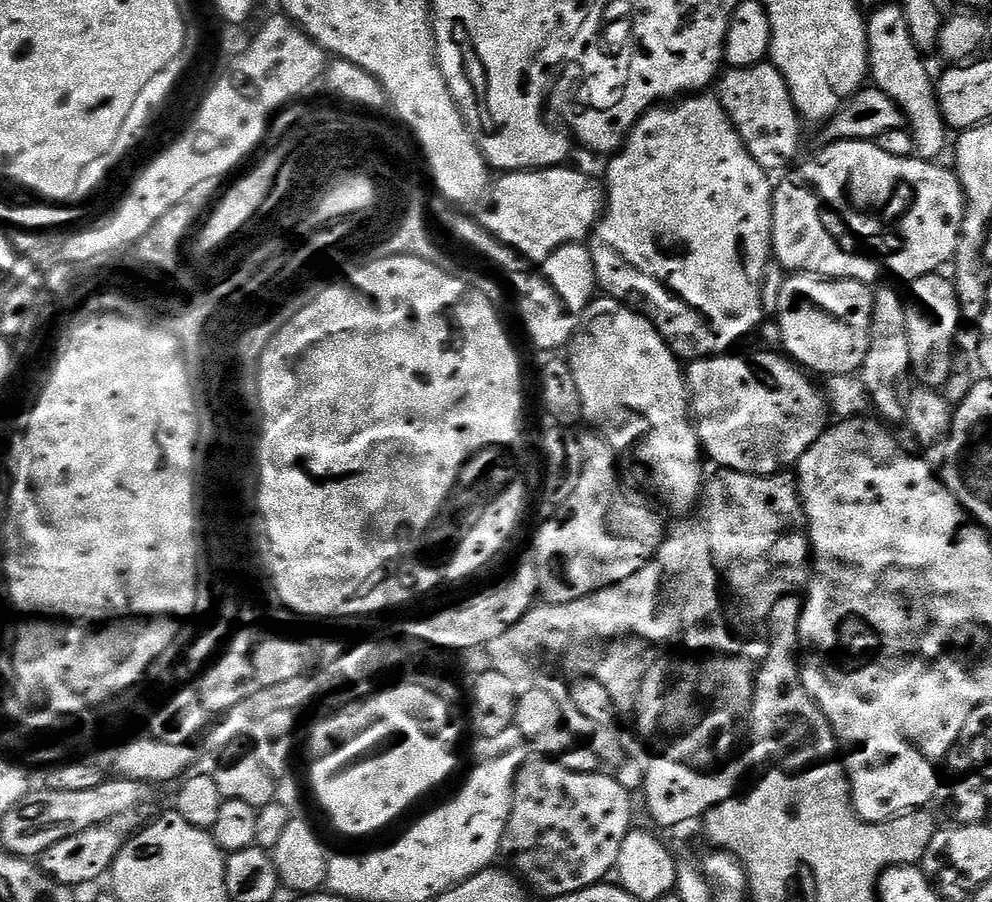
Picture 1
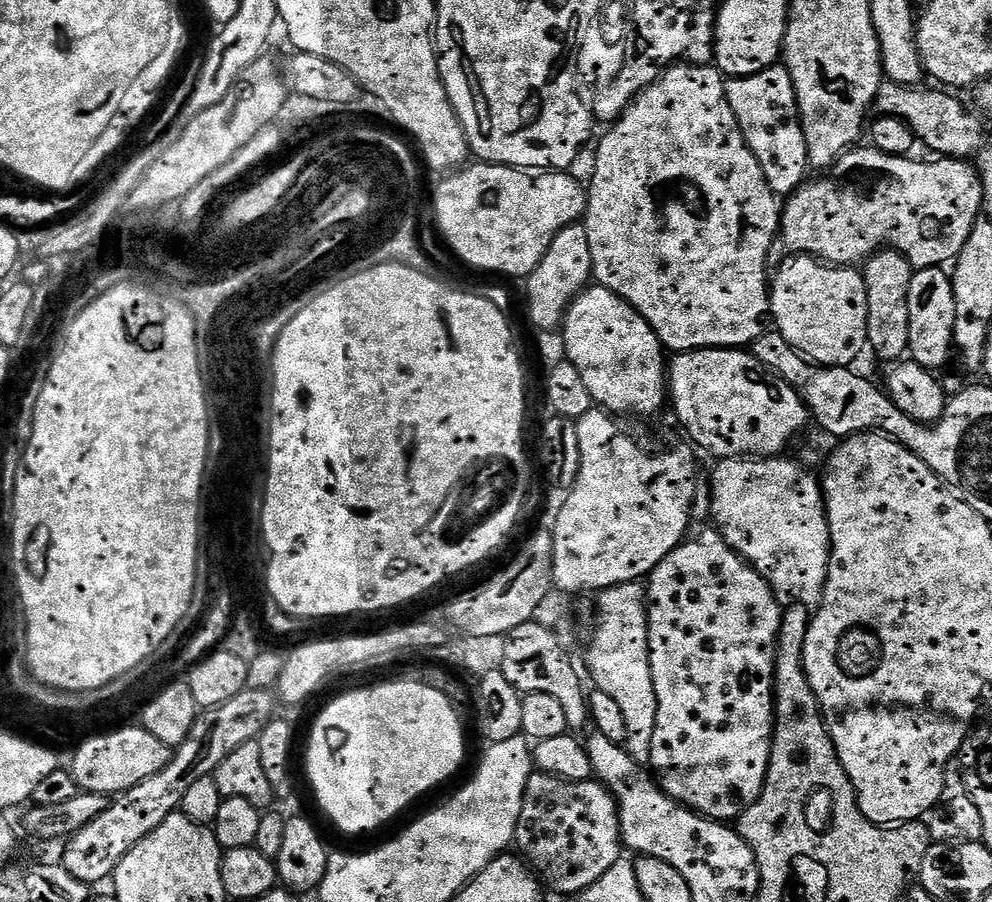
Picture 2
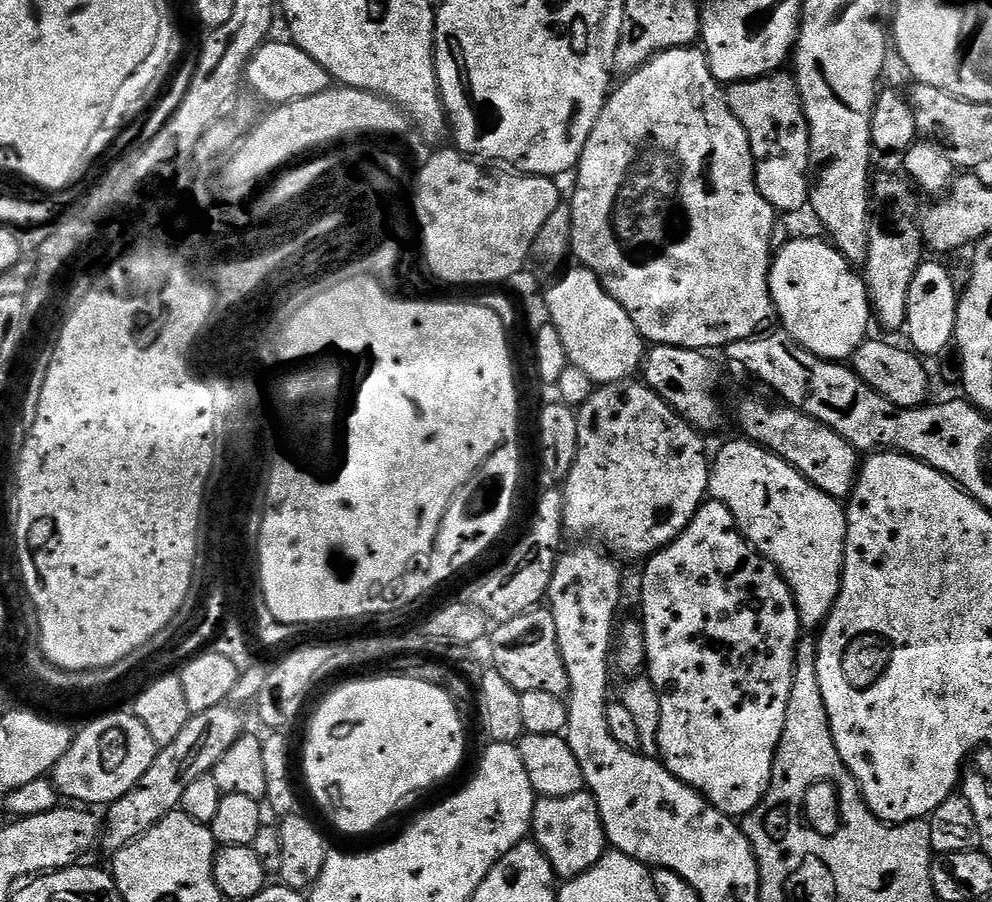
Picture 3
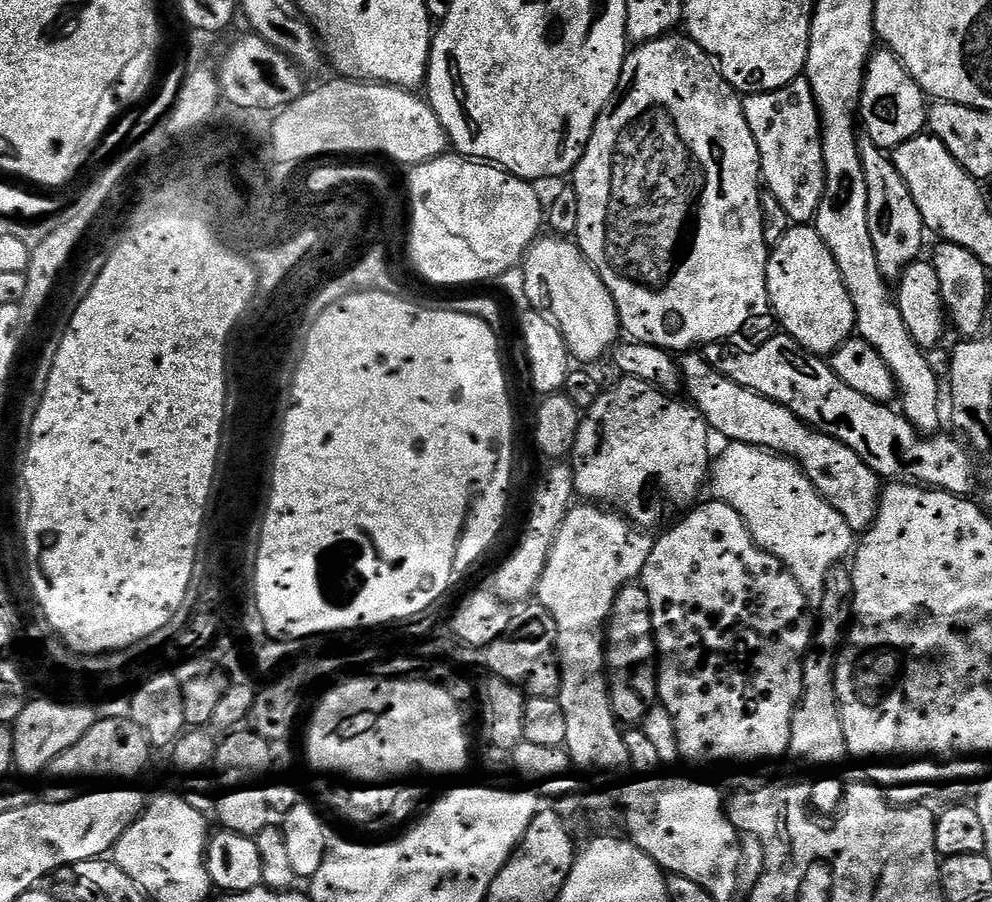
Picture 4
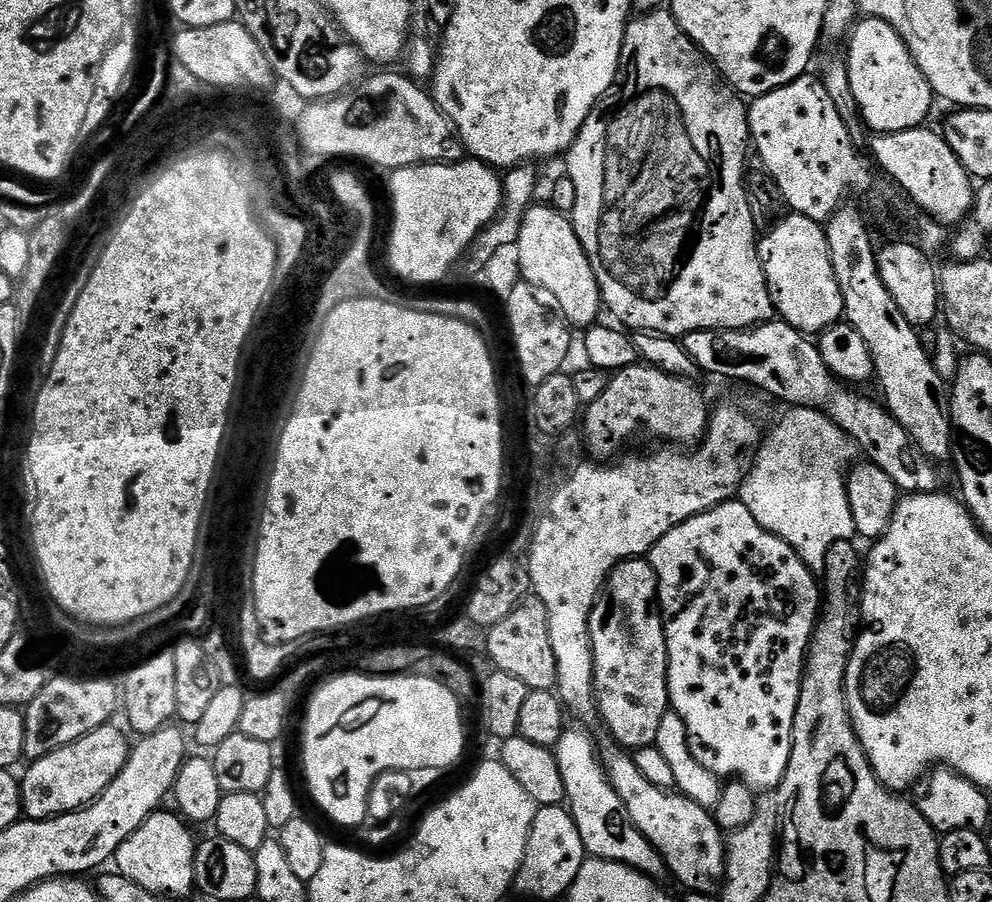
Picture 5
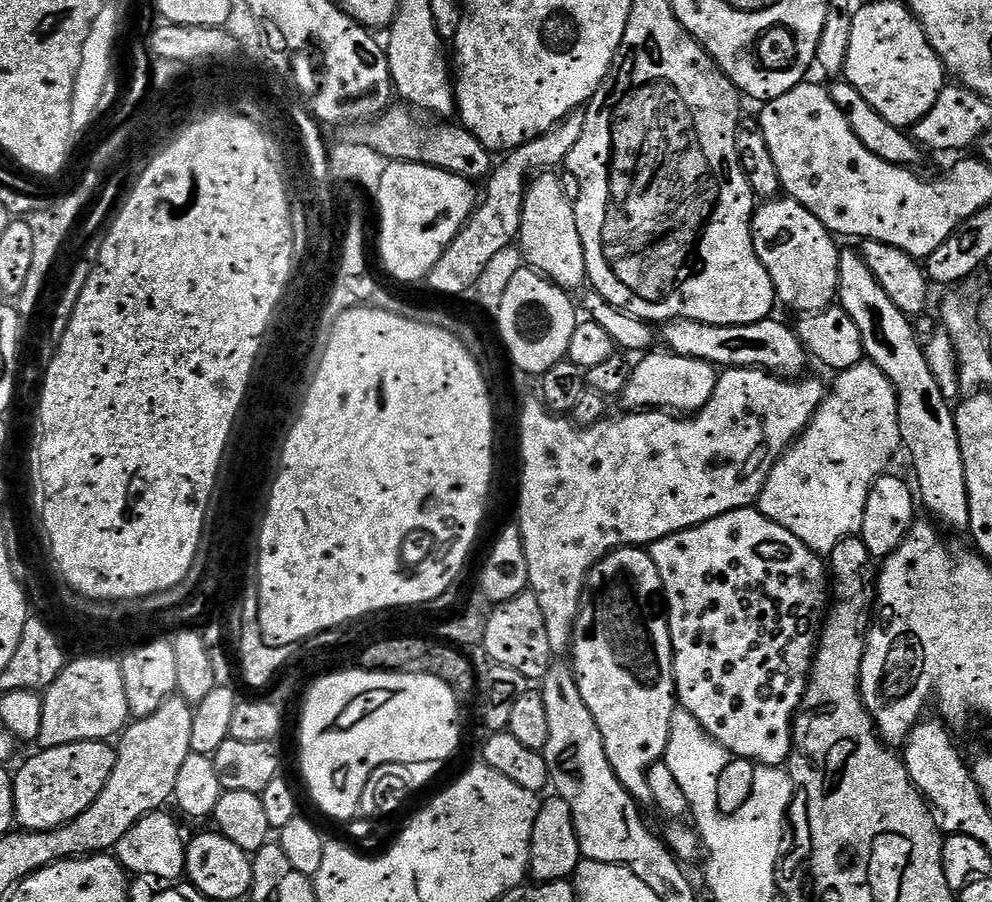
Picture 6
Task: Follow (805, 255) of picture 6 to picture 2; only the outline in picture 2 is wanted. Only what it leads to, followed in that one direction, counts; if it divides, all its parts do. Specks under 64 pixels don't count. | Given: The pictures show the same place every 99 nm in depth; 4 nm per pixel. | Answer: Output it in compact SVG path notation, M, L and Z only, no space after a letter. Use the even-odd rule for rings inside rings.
M792 254L787 257L784 264L774 272L770 280L770 316L776 324L775 331L780 333L780 337L787 342L790 347L796 349L801 356L812 361L813 365L825 368L846 368L855 365L855 360L869 347L867 340L867 288L864 285L864 277L855 267L852 266L829 266L821 262L814 256L803 254Z

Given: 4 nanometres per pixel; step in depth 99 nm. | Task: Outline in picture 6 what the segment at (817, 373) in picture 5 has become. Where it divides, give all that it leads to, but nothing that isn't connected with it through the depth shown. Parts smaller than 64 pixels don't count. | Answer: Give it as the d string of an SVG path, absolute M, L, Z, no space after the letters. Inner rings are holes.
M776 318L759 320L757 324L735 324L733 328L720 328L716 324L703 324L693 320L669 320L663 325L662 340L665 340L667 351L676 356L689 356L729 368L762 368L785 378L796 378L801 375L804 363L810 360L804 351L800 337L791 327L779 324Z

